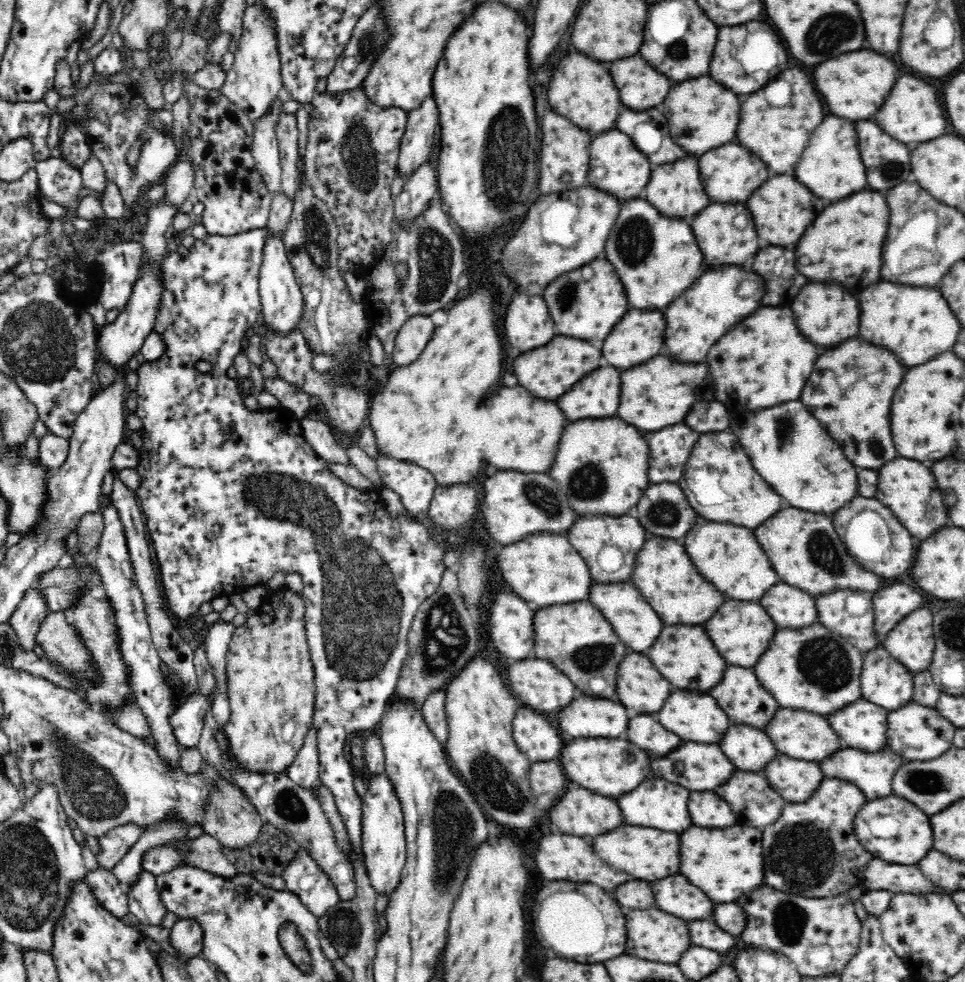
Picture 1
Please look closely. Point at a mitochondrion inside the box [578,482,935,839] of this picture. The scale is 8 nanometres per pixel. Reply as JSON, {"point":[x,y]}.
{"point":[823,661]}

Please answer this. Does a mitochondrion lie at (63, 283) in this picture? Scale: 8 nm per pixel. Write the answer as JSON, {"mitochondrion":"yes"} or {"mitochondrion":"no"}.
{"mitochondrion":"yes"}

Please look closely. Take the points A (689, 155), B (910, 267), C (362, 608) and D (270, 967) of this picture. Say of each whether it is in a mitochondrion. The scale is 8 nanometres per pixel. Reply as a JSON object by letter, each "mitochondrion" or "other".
{"A":"other","B":"other","C":"mitochondrion","D":"other"}

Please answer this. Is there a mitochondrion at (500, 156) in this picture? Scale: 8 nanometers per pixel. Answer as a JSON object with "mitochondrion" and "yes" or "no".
{"mitochondrion":"yes"}

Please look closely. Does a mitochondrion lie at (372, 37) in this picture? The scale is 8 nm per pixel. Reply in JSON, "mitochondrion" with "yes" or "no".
{"mitochondrion":"yes"}

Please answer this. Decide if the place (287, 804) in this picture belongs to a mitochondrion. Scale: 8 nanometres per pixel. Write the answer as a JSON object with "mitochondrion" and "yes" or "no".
{"mitochondrion":"yes"}

